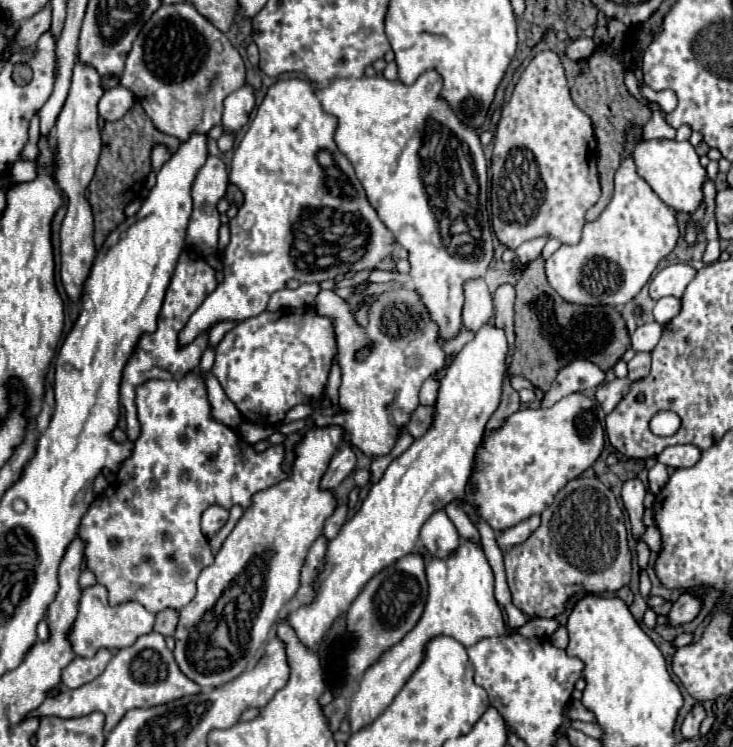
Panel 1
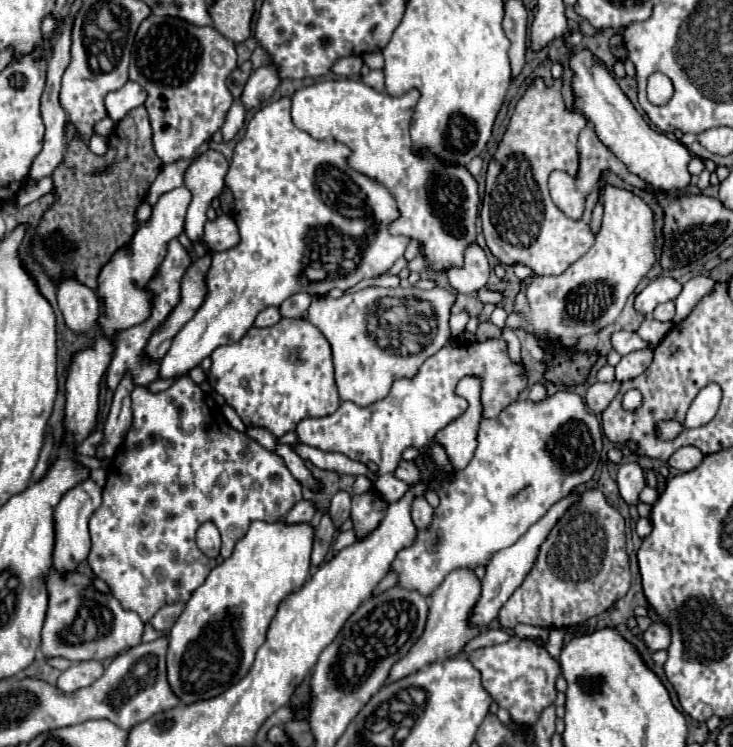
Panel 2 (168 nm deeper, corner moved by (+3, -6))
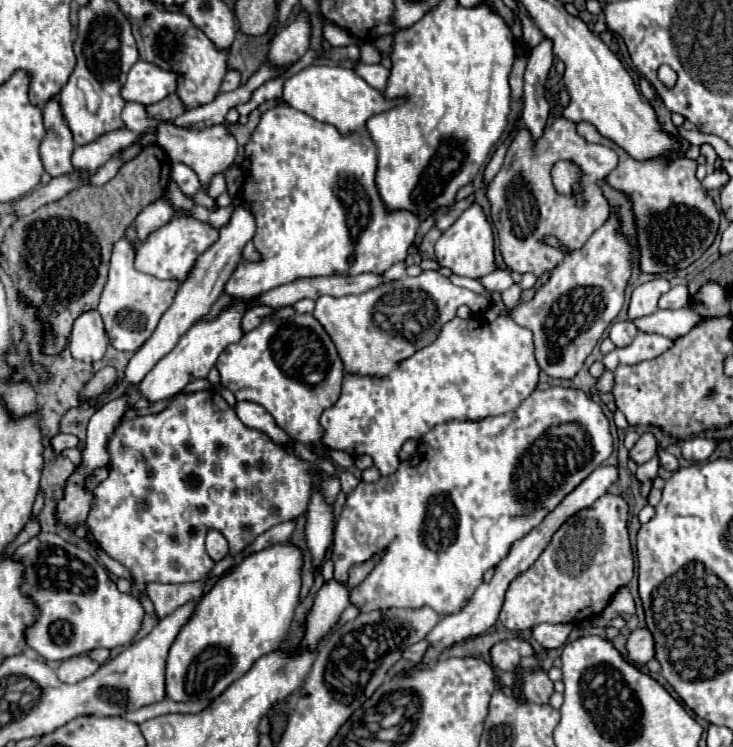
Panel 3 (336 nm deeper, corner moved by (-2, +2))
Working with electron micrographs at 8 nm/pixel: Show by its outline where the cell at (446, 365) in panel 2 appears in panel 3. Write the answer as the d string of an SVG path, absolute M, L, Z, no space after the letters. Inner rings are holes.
M497 269L485 275L481 283L485 285L487 291L491 291L495 299L493 305L483 315L471 317L467 321L455 317L443 327L439 337L429 347L405 359L389 377L369 379L369 377L345 375L339 401L333 407L325 409L321 415L323 445L327 445L329 449L347 451L351 457L359 457L361 453L371 455L381 475L391 475L395 473L395 469L399 469L401 463L399 451L407 439L419 441L419 437L423 437L429 429L451 419L459 419L459 421L483 419L483 417L493 417L513 411L525 397L529 397L537 389L539 365L535 361L533 335L529 329L513 323L509 309L501 301L501 291L513 285L509 271Z

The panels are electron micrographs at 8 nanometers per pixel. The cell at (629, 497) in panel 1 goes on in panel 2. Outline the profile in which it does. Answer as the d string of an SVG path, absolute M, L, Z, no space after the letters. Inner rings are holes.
M622 463L620 469L618 469L616 481L618 481L618 487L620 487L622 499L628 505L638 503L638 493L646 485L646 481L644 481L644 469L638 463Z

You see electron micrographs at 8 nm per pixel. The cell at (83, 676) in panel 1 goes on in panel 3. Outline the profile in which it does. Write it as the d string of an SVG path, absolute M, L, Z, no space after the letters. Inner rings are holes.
M77 655L77 657L65 659L61 663L61 667L57 669L57 677L63 683L77 683L77 681L89 677L91 673L95 673L97 669L99 669L99 665L89 655Z

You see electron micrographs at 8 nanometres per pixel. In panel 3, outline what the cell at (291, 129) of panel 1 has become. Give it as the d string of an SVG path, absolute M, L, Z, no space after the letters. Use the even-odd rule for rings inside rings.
M277 103L275 107L263 111L251 139L245 145L245 157L237 165L245 173L241 197L251 205L251 213L255 213L257 231L253 243L257 253L261 255L261 261L241 259L231 273L231 279L225 283L225 295L231 297L229 307L211 321L195 321L191 329L173 347L173 351L159 359L159 363L143 377L143 381L139 383L141 395L153 403L173 397L189 381L205 379L209 369L215 365L219 353L227 345L241 341L243 313L247 313L253 301L259 299L263 293L279 285L297 281L299 277L355 277L361 273L383 273L391 265L405 261L407 251L415 239L417 227L421 223L421 219L415 217L415 213L407 213L407 209L395 209L395 213L391 213L391 209L383 205L383 199L379 197L379 189L375 185L377 149L367 133L341 137L333 125L319 123L313 117L291 109L291 105L287 103Z

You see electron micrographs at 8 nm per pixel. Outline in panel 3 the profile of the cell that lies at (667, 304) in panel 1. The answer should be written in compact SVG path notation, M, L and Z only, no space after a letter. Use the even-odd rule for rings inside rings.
M675 285L669 293L659 299L659 309L681 309L689 303L687 285Z

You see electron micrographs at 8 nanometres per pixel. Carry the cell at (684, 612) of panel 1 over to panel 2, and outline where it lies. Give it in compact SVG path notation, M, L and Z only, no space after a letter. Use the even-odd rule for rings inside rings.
M654 623L654 625L650 625L650 627L644 631L642 641L644 641L644 645L646 645L646 649L648 649L650 653L666 651L668 645L670 645L670 633L666 633L666 625Z

